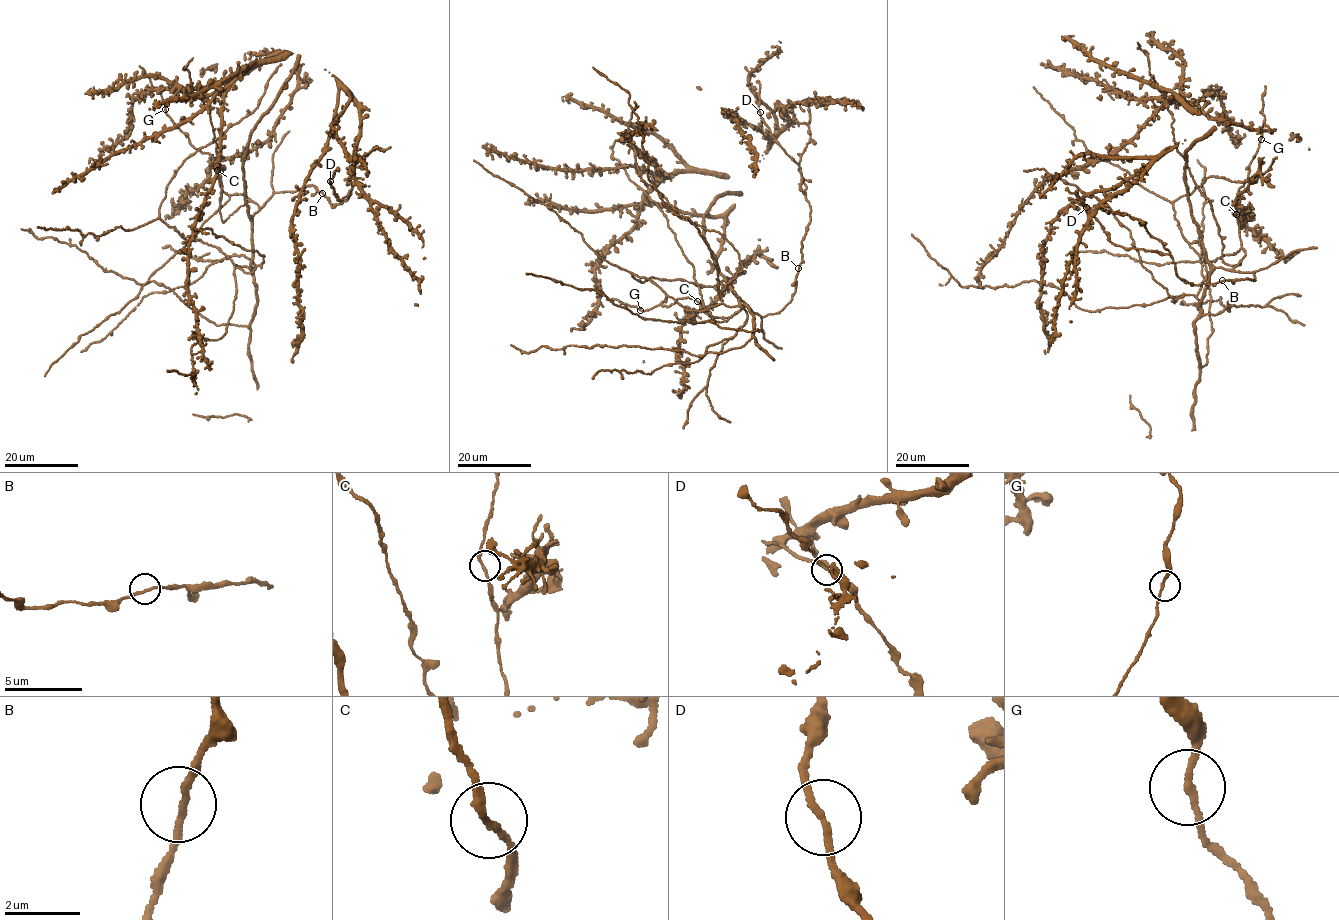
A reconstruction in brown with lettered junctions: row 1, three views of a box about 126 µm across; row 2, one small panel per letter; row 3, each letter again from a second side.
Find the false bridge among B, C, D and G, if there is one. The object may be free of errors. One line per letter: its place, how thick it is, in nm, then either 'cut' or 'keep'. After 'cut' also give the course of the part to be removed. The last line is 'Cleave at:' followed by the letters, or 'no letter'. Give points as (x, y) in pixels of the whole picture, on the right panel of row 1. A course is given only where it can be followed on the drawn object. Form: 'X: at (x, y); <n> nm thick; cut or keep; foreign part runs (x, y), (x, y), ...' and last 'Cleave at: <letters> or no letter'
B: at (1222, 280); 170 nm thick; keep
C: at (1236, 214); 160 nm thick; keep
D: at (1086, 207); 160 nm thick; keep
G: at (1261, 139); 160 nm thick; keep
Cleave at: no letter

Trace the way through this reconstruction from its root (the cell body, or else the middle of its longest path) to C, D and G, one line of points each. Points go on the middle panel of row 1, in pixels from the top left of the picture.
C: (799, 268), (794, 294), (775, 313), (761, 317), (746, 306), (730, 317), (717, 318), (704, 313), (697, 301)
D: (799, 268), (801, 241), (811, 210), (801, 188), (801, 170), (772, 135), (760, 112)
G: (799, 268), (790, 302), (764, 316), (746, 306), (717, 318), (688, 297), (640, 310)

